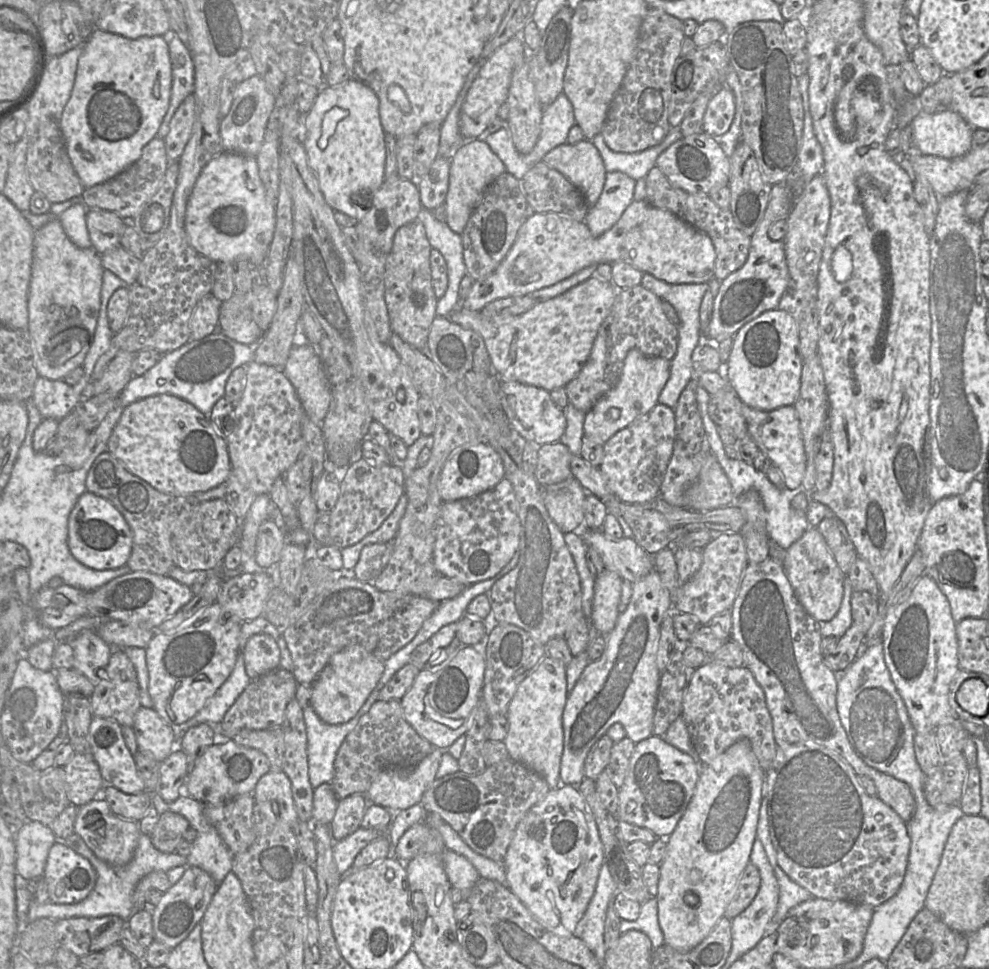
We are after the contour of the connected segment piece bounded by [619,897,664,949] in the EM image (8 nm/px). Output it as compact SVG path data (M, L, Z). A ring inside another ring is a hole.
M651 897L641 905L638 918L633 921L622 920L619 927L623 934L629 930L639 930L645 933L651 941L653 949L664 944L664 936L658 922L658 907L656 897Z

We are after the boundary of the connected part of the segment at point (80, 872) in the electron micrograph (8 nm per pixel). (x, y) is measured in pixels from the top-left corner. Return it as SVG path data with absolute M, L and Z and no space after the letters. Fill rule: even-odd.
M57 840L49 850L42 878L47 884L50 902L72 904L90 894L96 872L85 857Z

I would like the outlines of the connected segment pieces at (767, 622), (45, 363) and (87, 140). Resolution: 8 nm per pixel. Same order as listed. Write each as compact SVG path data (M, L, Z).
M771 557L758 564L748 564L742 576L731 614L732 627L728 640L735 642L740 647L745 668L751 671L756 682L764 691L767 708L772 718L773 735L777 747L816 743L836 752L852 767L856 774L869 777L875 785L877 797L904 822L908 822L916 807L910 786L866 765L855 754L849 743L836 705L838 675L823 662L819 623L799 603L782 564Z
M59 218L48 222L42 228L35 230L33 262L31 268L31 278L28 289L28 333L32 341L32 352L34 357L34 367L40 377L49 380L62 380L68 373L77 367L81 367L86 355L94 340L94 334L97 327L98 317L101 308L101 289L104 268L101 262L101 255L93 248L82 249L72 243L66 235Z
M95 29L78 60L74 87L58 122L71 163L85 188L106 182L142 155L143 148L157 137L167 113L172 88L168 42L163 36L129 39Z

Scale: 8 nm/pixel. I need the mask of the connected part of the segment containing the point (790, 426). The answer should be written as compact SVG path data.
M740 404L741 413L745 419L748 436L755 442L758 449L781 472L786 489L793 490L802 485L806 469L806 454L802 440L800 423L793 405L763 411Z

